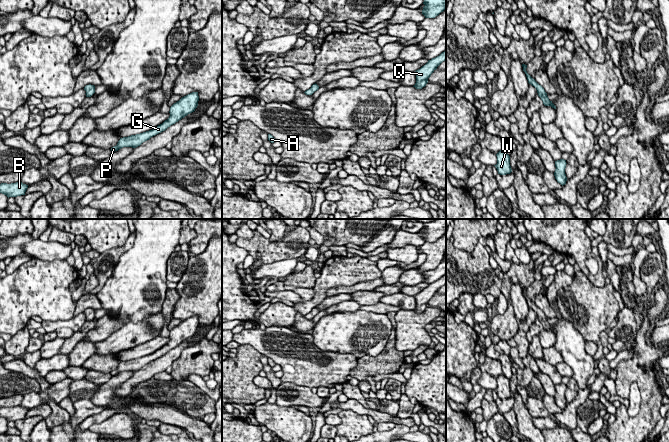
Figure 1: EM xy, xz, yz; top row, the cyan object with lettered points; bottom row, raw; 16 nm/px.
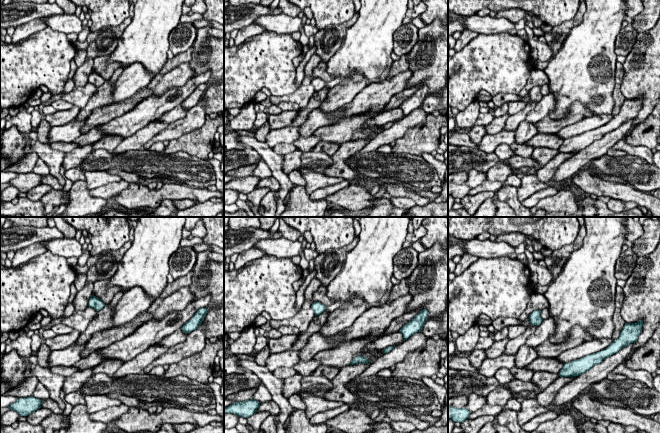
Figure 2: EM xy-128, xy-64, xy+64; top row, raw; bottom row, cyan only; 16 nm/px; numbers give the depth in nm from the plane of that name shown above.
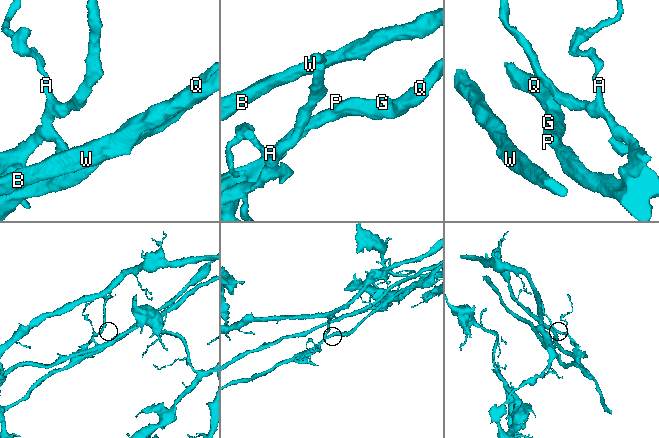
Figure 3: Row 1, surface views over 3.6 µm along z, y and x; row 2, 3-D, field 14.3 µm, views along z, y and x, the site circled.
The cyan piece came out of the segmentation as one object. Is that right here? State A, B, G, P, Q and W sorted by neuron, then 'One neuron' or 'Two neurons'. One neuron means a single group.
Groups: A G P Q / B W. Two neurons

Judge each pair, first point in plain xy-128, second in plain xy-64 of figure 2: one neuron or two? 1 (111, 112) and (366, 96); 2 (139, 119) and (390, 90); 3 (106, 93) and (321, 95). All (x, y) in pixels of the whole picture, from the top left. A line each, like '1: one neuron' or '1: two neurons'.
1: two neurons
2: two neurons
3: one neuron

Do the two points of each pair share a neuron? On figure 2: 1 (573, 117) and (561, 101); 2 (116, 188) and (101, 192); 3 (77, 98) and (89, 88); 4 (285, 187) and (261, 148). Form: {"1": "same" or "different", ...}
{"1": "different", "2": "same", "3": "same", "4": "same"}

